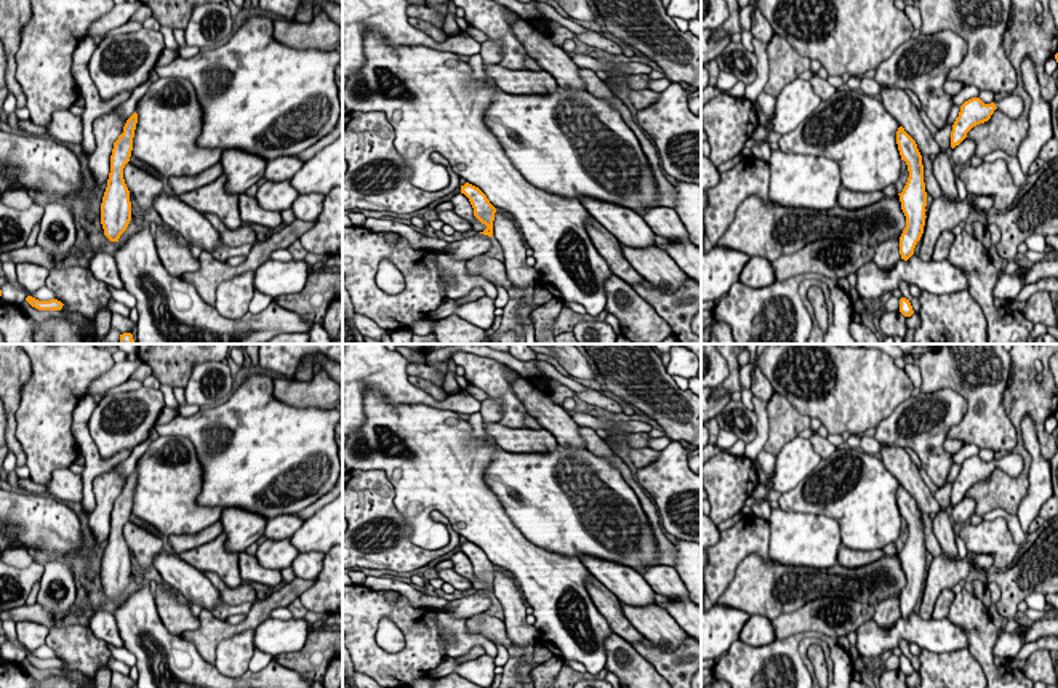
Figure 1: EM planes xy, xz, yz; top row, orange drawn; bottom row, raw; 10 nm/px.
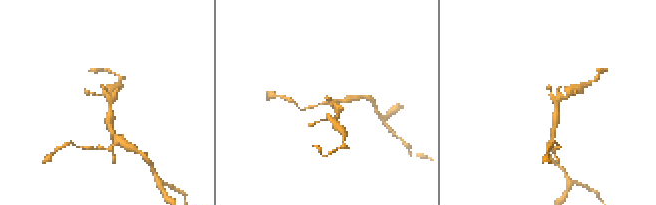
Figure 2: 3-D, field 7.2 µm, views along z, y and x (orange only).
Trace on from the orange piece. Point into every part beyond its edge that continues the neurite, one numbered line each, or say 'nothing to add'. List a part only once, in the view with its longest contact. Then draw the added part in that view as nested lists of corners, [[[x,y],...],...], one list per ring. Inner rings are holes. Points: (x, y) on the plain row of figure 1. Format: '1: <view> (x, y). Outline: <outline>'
1: yz (1012, 464). Outline: [[[1007,453],[1000,459],[994,459],[996,466],[1010,477],[1018,477],[1023,472],[1024,461],[1018,453]]]

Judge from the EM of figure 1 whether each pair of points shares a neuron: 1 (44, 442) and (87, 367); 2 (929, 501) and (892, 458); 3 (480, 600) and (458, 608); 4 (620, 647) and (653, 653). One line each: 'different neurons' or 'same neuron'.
1: same neuron
2: same neuron
3: same neuron
4: different neurons

